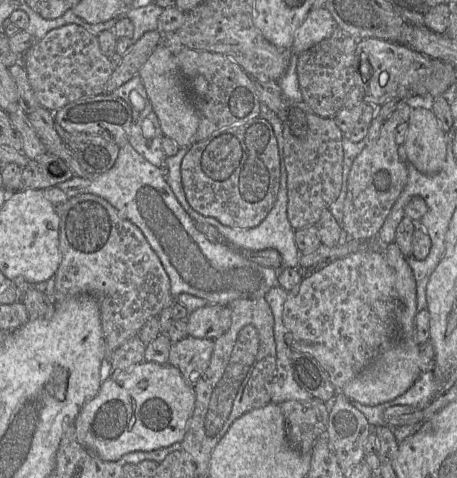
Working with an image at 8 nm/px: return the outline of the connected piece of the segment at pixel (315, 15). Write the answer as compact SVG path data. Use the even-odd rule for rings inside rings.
M325 8L311 9L294 35L292 52L300 55L313 45L329 38L337 24Z

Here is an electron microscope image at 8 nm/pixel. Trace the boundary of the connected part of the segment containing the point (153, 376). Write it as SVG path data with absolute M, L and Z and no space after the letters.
M143 361L136 364L129 369L116 369L104 380L101 384L101 388L98 394L88 401L80 410L80 413L74 420L74 425L76 427L76 433L79 441L89 450L93 451L100 459L105 461L116 461L120 459L123 455L134 452L134 451L153 451L160 448L171 446L175 443L181 443L187 432L188 424L192 418L194 408L195 408L195 391L194 388L189 386L185 379L183 378L180 370L170 365L159 364L156 362Z

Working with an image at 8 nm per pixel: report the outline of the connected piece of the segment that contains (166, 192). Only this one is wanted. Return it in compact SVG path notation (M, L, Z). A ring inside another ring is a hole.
M265 105L261 106L260 117L266 119L273 127L280 156L280 189L277 200L266 218L253 228L232 228L220 223L217 219L203 216L189 204L182 184L181 163L189 148L180 148L175 156L167 157L164 166L157 167L140 155L128 142L120 147L118 158L114 166L101 175L93 175L91 179L73 176L71 179L56 185L69 199L81 194L93 194L109 202L122 216L137 226L144 234L151 248L159 257L167 275L170 279L171 295L174 299L182 293L192 294L205 299L209 304L227 306L237 299L258 299L265 298L267 292L279 285L278 272L274 268L261 266L248 258L239 250L260 251L265 249L277 250L282 258L282 267L298 268L300 251L295 242L295 230L292 228L287 214L287 170L284 155L283 126L278 116ZM160 168L167 168L167 179L163 176ZM196 222L203 222L214 226L226 238L227 244L211 242L203 233L196 228Z

